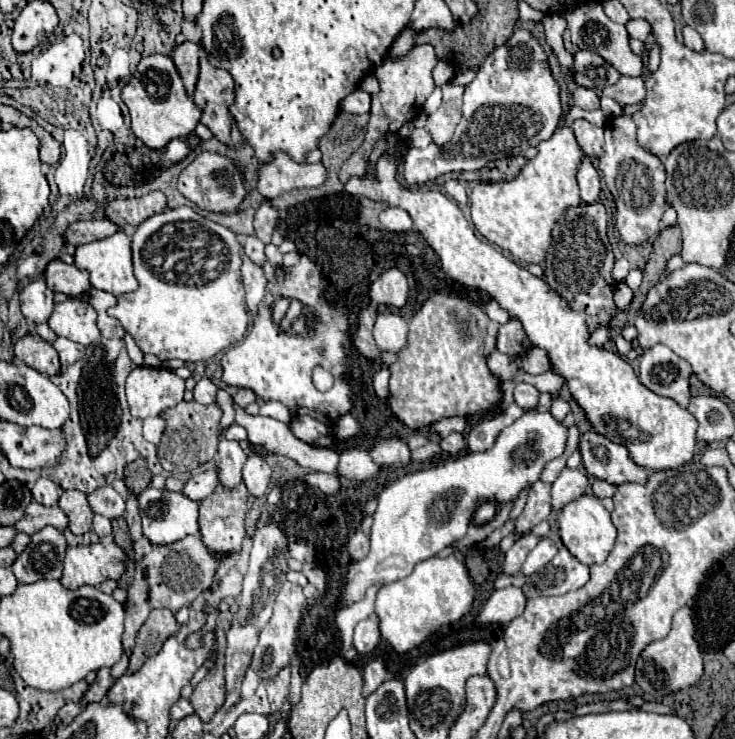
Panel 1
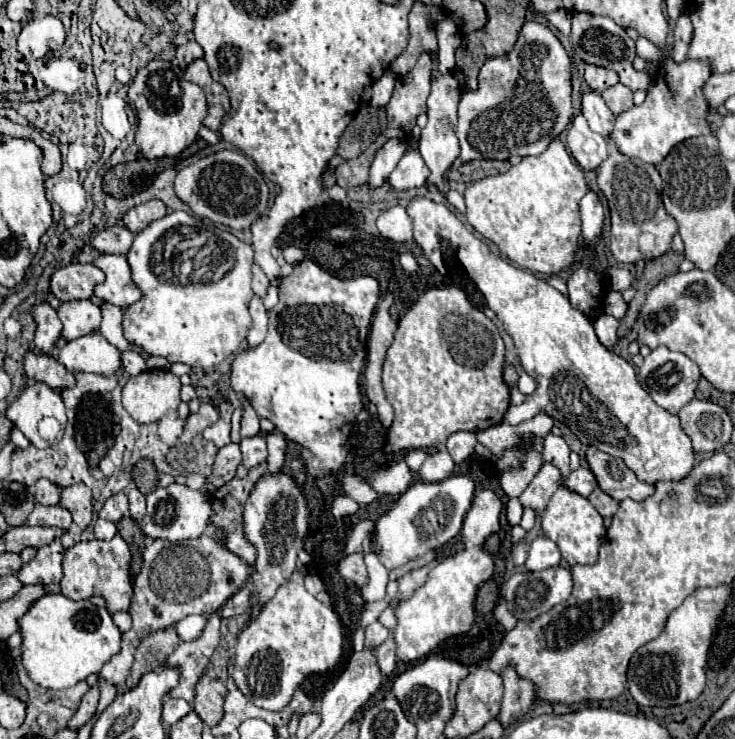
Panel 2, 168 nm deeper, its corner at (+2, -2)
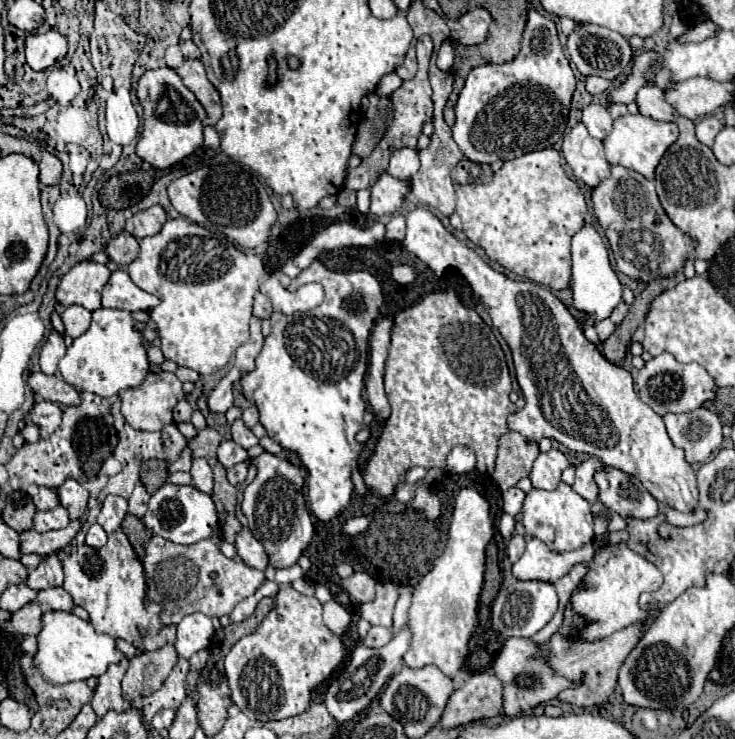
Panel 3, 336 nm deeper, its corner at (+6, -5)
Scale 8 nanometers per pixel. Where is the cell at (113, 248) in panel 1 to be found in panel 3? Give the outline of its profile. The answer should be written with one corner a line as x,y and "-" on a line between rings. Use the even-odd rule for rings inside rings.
126,270
112,272
112,276
102,292
102,306
104,308
120,308
120,310
136,312
136,310
150,310
158,304
160,304
160,298
138,288
130,280

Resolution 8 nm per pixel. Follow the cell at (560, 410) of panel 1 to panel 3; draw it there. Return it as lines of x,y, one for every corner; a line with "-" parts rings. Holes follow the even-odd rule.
560,484
556,490
530,490
522,506
522,524
526,532
534,538
540,538
554,552
576,550
594,538
594,522
590,512
590,502
576,494
570,486

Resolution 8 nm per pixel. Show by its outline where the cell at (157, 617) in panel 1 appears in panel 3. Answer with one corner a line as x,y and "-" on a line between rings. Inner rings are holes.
166,644
160,650
144,652
132,658
122,680
124,698
138,700
158,690
170,676
176,660
178,654
172,644

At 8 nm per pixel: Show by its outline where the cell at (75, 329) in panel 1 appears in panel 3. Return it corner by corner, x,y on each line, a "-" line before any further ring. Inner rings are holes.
68,306
62,312
62,322
66,326
66,334
72,338
78,338
80,334
84,334
90,326
90,312
82,306

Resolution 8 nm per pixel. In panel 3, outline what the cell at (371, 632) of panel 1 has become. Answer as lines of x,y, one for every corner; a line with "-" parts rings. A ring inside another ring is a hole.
372,626
364,644
368,648
382,648
384,644
388,644
392,640
392,630
390,628
382,628
382,626

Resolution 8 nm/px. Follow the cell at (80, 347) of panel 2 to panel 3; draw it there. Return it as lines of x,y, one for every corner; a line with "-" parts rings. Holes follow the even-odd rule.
110,308
94,310
90,328
72,342
58,362
58,370
62,378
76,390
86,390
104,398
118,396
128,388
138,388
150,374
144,334
136,330
136,320
130,312

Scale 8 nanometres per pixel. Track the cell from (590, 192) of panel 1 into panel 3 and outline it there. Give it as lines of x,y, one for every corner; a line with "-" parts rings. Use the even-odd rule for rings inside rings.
584,226
572,238
572,306
588,316
596,318
596,324
610,318
612,310
622,302
622,284
610,266
608,250
594,230
594,226

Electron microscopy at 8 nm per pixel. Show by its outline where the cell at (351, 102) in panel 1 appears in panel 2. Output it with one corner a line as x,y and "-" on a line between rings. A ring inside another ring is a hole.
388,69
386,73
384,73
384,77
380,77
374,85
372,85
372,101
368,101
368,103
362,103
360,107
364,109
364,107
376,107
376,105
380,105
380,107
384,107
388,101
390,101
390,95
392,95
392,89
394,89
394,79
396,79
396,75

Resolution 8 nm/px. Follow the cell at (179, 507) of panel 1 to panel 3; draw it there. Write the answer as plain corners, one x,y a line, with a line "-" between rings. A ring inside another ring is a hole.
166,482
152,494
148,512
144,514
142,522
146,524
148,530
166,540
172,540
176,544
194,544
204,538
212,538
218,526
218,514
210,494
200,492
194,486
176,486
172,482

